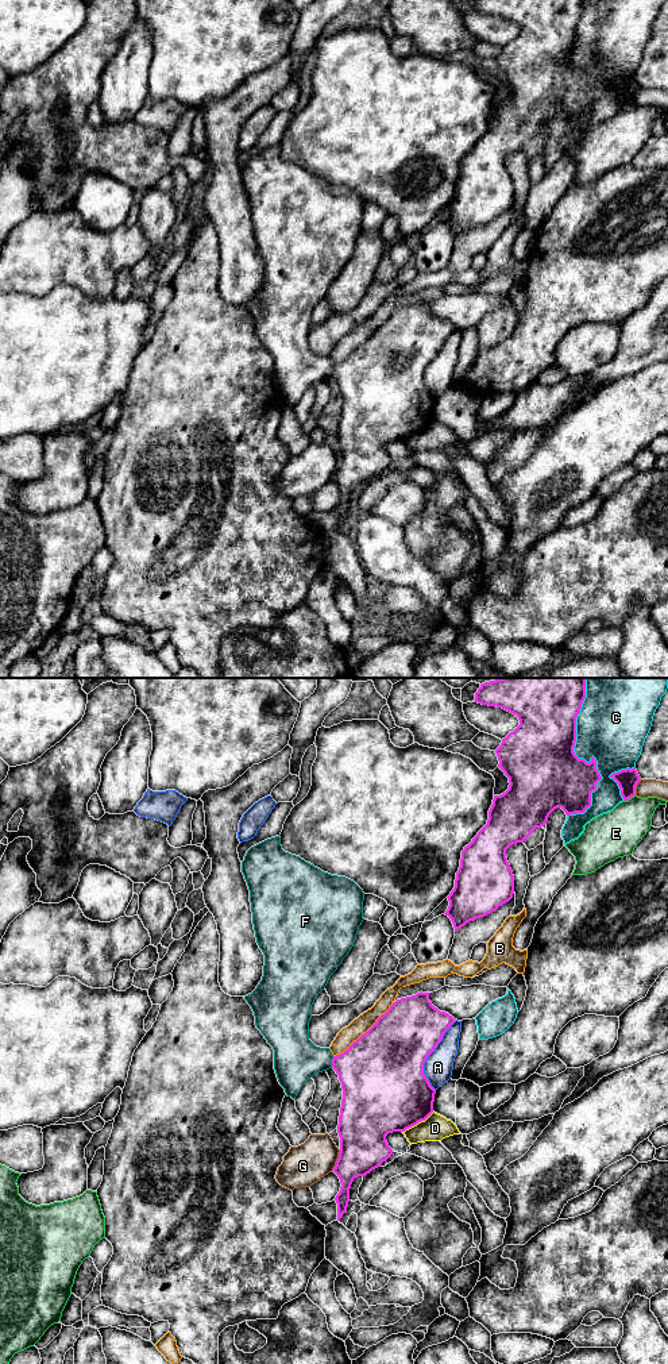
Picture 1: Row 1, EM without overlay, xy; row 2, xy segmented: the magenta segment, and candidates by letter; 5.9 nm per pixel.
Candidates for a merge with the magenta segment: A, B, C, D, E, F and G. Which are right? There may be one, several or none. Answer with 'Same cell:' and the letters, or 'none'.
Same cell: F

